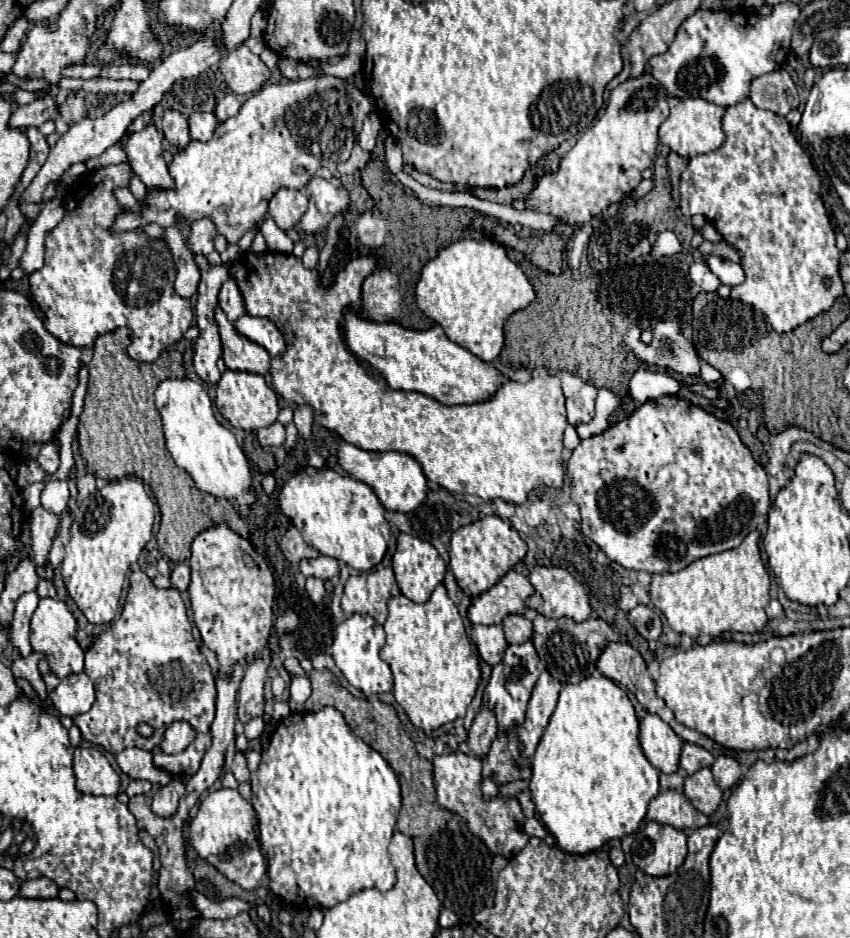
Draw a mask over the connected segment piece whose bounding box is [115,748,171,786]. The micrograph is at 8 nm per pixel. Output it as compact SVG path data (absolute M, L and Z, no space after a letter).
M125 748L123 752L115 754L115 760L119 764L119 768L129 776L129 778L141 778L141 780L149 780L151 784L159 784L165 786L171 780L171 774L155 768L151 752L147 750L139 750L139 748Z

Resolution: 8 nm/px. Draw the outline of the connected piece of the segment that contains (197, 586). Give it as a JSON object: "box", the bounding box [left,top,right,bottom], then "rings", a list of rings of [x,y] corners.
{"box":[187,524,275,672],"rings":[[[219,524],[193,540],[189,566],[191,584],[187,592],[203,644],[217,654],[221,672],[229,672],[237,660],[249,666],[261,648],[269,648],[273,628],[275,578],[265,558],[253,550],[249,540],[237,536],[227,524]]]}

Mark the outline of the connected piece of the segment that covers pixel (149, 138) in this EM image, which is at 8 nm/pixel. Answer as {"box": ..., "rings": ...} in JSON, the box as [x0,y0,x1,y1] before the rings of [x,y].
{"box":[119,124,173,188],"rings":[[[153,124],[119,140],[119,146],[127,154],[127,162],[147,188],[173,188],[173,178],[169,176],[167,162],[161,156],[161,140],[163,138]]]}

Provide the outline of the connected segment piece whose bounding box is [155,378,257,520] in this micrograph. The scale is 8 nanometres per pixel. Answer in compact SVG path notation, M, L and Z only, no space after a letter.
M187 378L163 380L155 390L155 406L161 412L167 450L171 452L175 464L187 470L187 474L195 480L197 490L215 498L231 500L237 514L243 520L249 520L249 514L257 504L251 466L235 436L215 420L213 404L205 388Z

